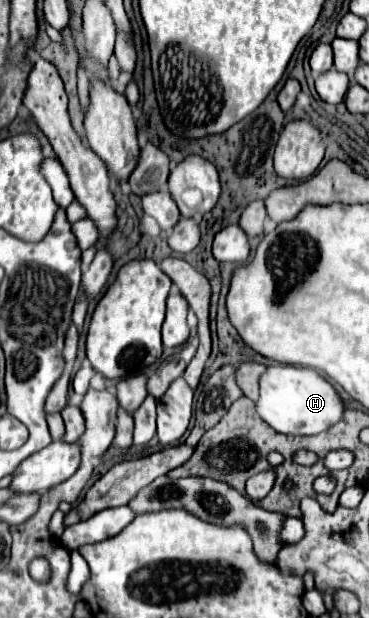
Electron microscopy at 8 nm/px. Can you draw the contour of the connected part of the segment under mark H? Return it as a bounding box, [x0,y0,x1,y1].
[254,364,342,436]

